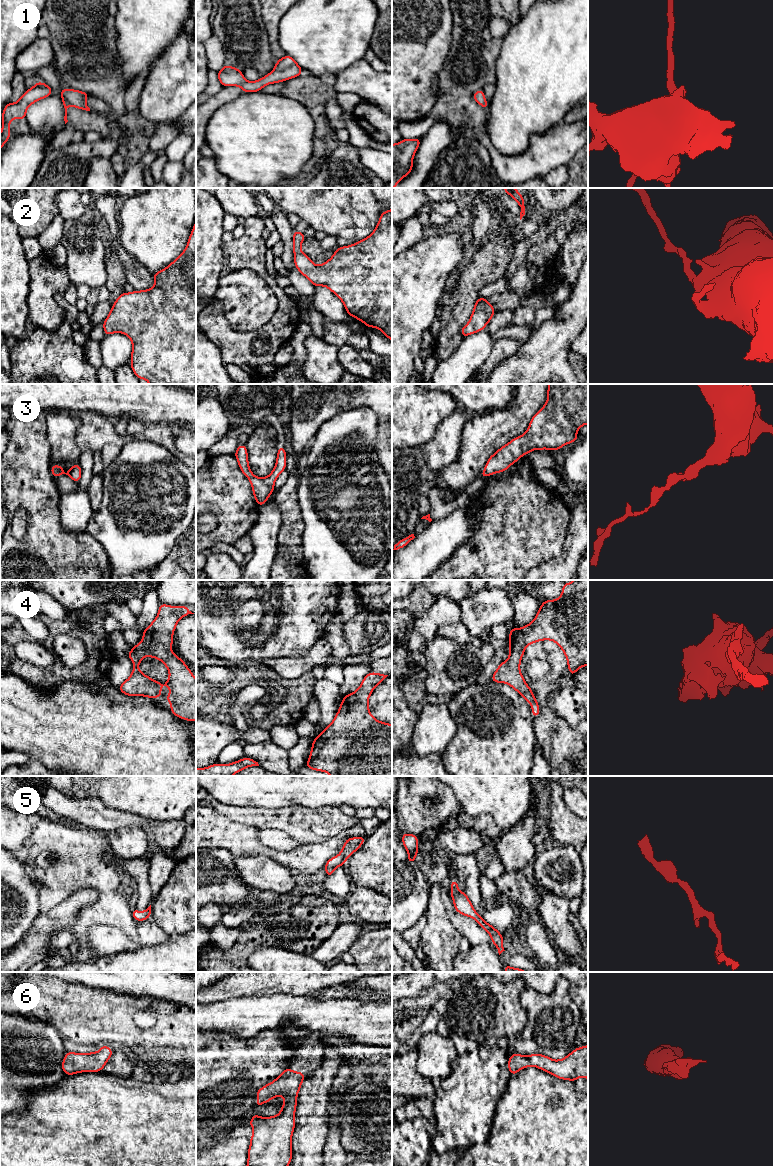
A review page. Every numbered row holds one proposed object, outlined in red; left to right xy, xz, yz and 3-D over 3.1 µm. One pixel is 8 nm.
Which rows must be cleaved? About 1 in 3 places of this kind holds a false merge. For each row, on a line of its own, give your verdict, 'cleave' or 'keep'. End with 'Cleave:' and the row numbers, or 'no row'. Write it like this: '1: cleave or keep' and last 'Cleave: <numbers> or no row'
1: keep
2: keep
3: keep
4: keep
5: keep
6: keep
Cleave: no row

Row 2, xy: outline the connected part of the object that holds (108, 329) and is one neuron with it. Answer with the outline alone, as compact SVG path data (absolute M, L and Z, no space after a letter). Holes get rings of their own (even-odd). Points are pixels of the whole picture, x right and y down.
M196 220L189 236L187 246L180 256L171 262L165 269L152 275L154 287L148 290L122 293L114 302L106 320L102 323L105 336L113 333L123 333L132 341L131 368L138 379L145 379L149 384L196 384Z

